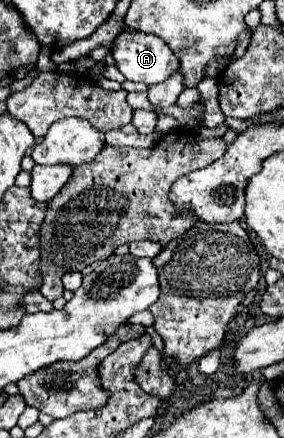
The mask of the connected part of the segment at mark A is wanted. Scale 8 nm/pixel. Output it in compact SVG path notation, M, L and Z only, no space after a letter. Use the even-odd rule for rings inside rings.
M131 29L118 36L112 53L116 57L116 67L128 81L142 81L146 85L164 81L180 63L160 37L146 37Z

